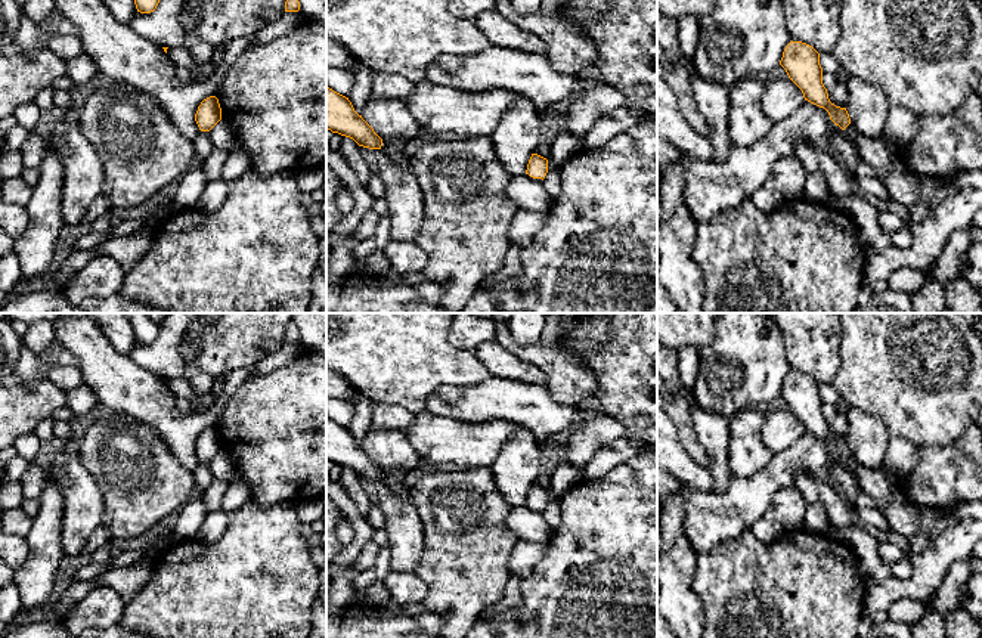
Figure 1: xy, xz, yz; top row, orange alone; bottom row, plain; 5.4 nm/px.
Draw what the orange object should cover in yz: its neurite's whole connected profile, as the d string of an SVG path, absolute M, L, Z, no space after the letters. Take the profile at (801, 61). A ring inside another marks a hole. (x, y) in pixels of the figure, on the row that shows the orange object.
M790 41L780 61L789 78L802 90L805 100L824 108L830 120L843 130L852 145L861 136L851 123L846 108L836 106L830 102L827 89L823 84L823 68L820 53L802 41Z

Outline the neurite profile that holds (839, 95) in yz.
M840 78L833 89L827 90L827 93L828 93L828 99L831 103L834 103L836 106L840 106L840 108L846 108L848 99L849 99L849 92L848 92L848 87L846 87L843 78Z

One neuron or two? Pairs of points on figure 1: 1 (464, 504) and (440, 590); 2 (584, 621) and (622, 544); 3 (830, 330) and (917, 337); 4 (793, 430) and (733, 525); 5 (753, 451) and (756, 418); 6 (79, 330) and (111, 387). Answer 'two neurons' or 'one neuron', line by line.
1: one neuron
2: one neuron
3: two neurons
4: two neurons
5: one neuron
6: one neuron

